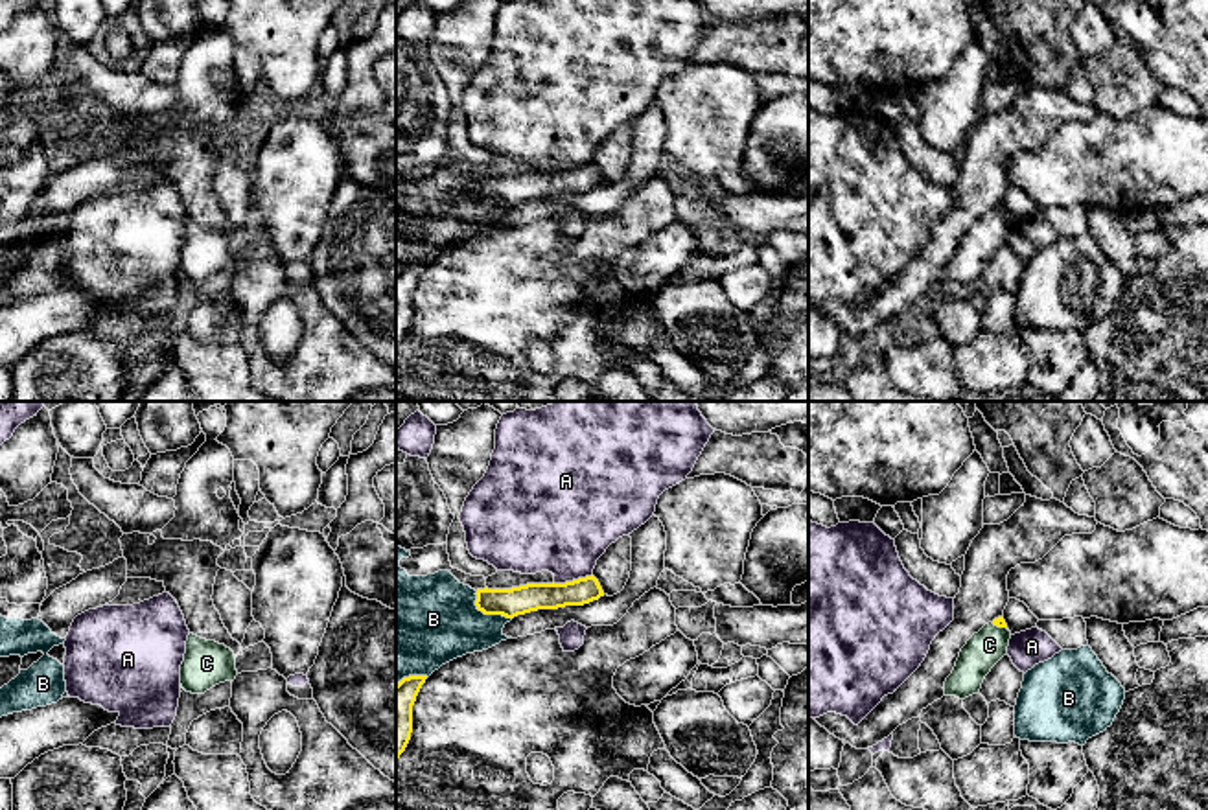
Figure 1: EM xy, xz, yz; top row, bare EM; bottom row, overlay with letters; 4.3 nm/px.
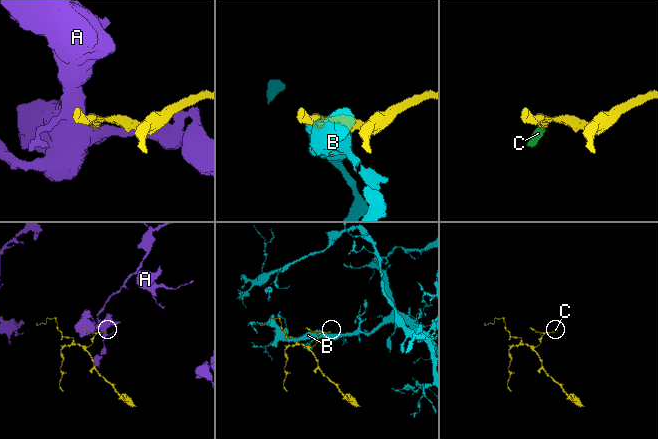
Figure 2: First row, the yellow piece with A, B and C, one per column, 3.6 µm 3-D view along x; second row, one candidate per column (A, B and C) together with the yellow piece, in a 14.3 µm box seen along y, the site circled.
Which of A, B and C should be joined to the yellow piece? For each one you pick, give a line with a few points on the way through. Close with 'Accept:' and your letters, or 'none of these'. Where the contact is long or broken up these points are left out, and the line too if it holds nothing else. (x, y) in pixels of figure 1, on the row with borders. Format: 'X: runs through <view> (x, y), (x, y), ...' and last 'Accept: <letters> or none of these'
C: runs through yz (1000, 623), (998, 626), (989, 645)
Accept: C

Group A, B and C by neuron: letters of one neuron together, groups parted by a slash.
A / B / C

